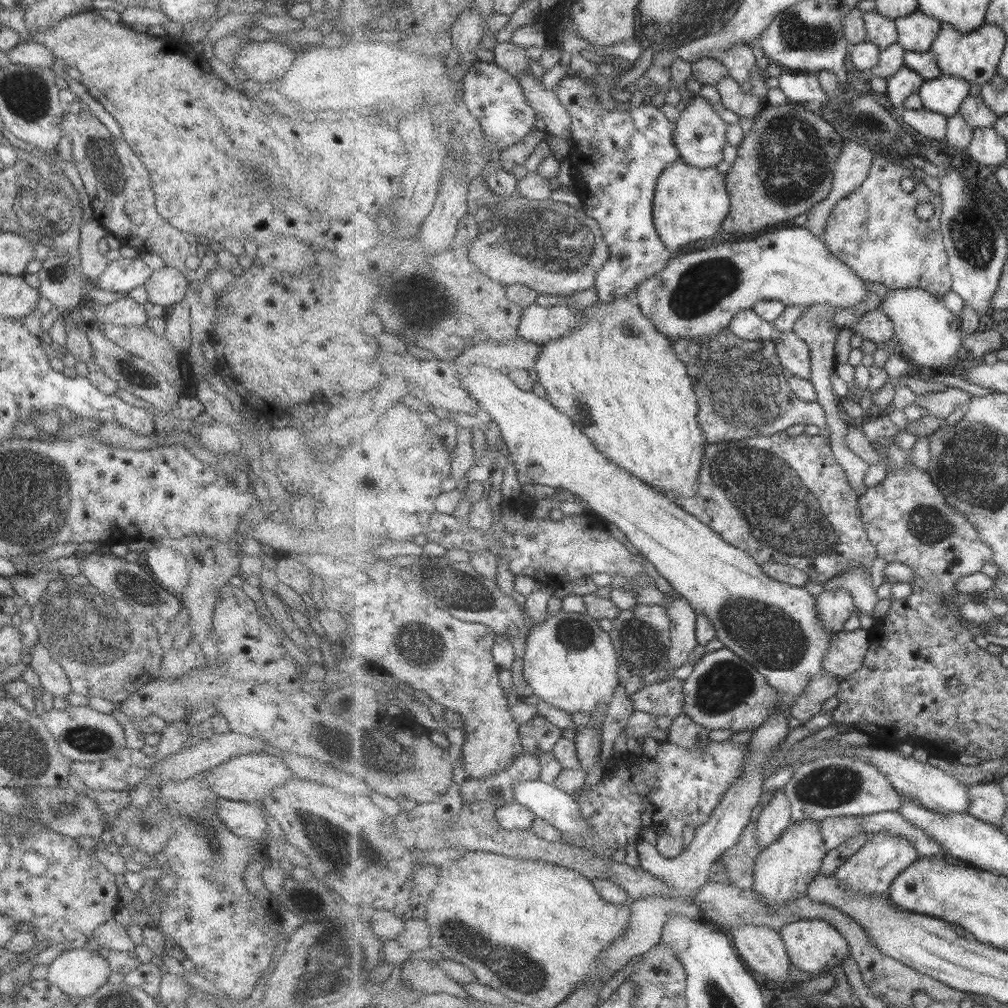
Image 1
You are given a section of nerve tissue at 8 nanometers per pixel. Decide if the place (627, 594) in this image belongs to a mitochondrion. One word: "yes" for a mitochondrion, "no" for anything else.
no

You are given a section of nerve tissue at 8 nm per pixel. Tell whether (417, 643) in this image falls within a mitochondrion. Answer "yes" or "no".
yes

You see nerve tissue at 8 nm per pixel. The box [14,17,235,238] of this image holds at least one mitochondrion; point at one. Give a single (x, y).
(39, 191)

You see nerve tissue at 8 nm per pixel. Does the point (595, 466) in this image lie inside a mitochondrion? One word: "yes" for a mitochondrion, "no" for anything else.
no

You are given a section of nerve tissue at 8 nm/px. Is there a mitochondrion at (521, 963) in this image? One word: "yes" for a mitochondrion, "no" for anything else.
yes

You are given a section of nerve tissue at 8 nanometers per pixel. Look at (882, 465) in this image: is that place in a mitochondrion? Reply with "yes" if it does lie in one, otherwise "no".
no

